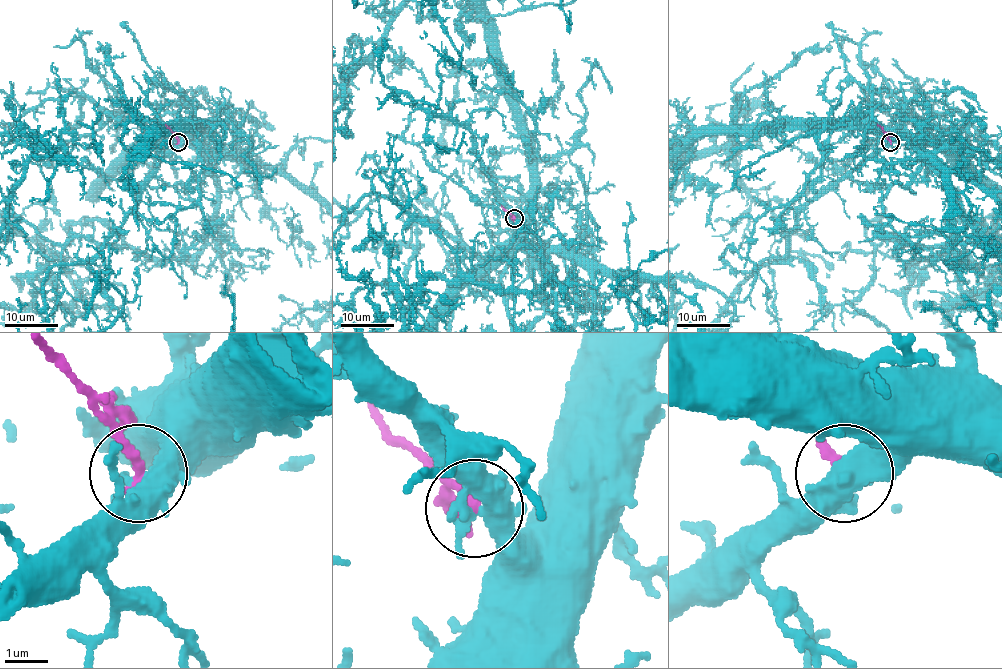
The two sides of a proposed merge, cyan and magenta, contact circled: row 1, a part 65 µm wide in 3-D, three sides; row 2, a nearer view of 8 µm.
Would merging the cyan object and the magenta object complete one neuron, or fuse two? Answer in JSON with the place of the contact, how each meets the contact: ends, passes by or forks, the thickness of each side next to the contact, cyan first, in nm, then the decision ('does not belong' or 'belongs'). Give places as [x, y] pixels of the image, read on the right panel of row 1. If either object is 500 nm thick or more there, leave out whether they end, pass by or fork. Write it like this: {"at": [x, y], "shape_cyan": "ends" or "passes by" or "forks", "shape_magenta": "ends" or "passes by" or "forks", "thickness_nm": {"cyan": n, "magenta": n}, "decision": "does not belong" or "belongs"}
{"at": [890, 142], "thickness_nm": {"cyan": 500, "magenta": 240}, "decision": "belongs"}

